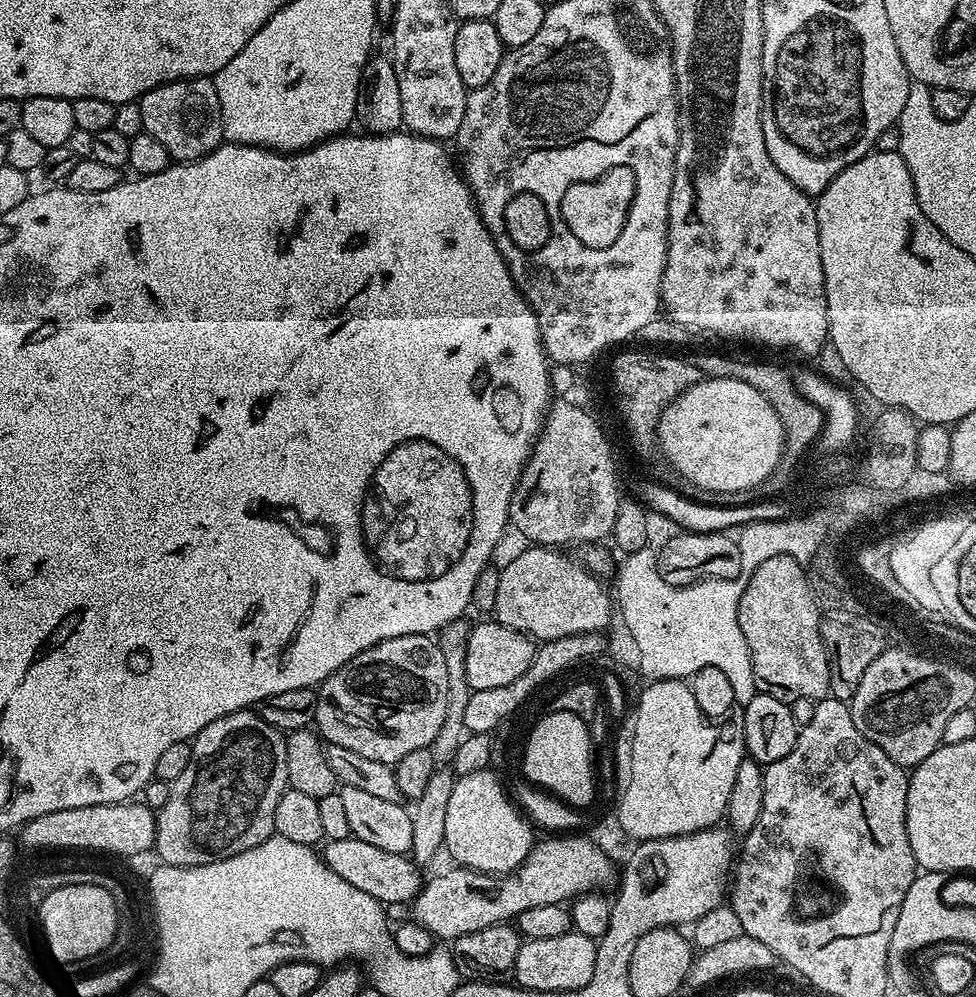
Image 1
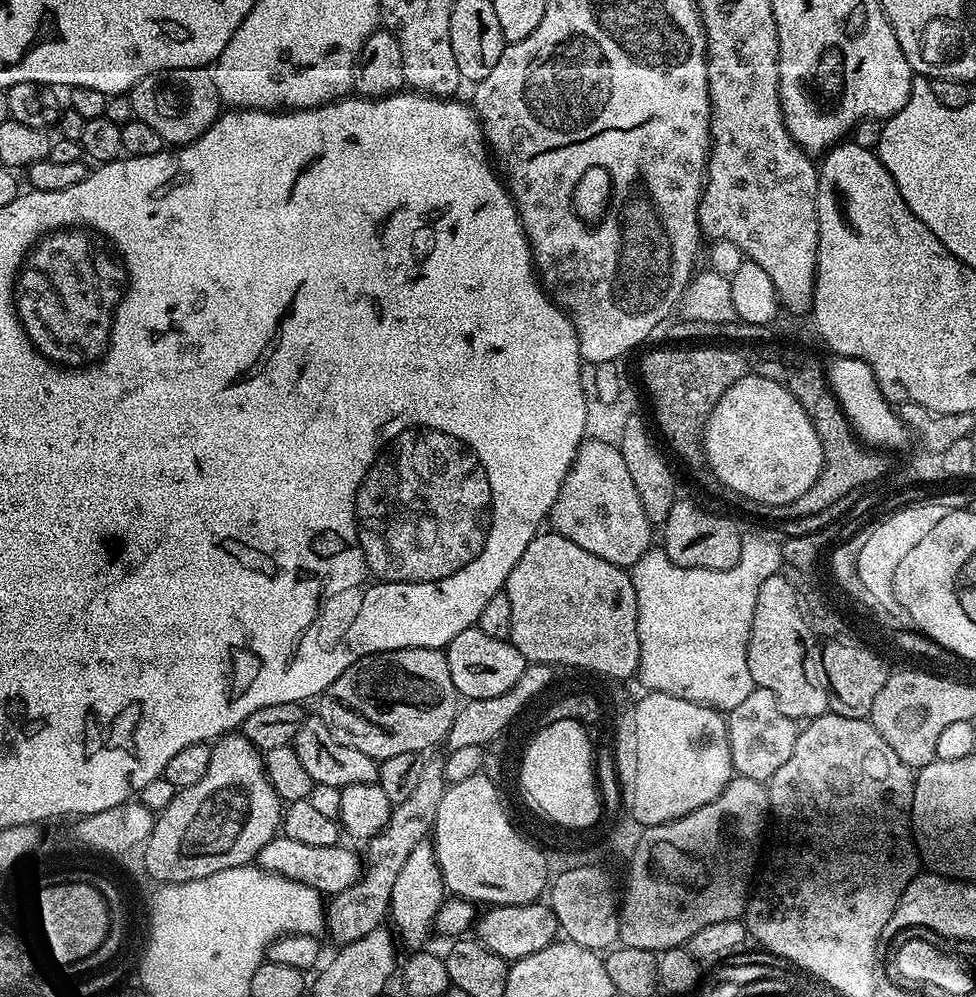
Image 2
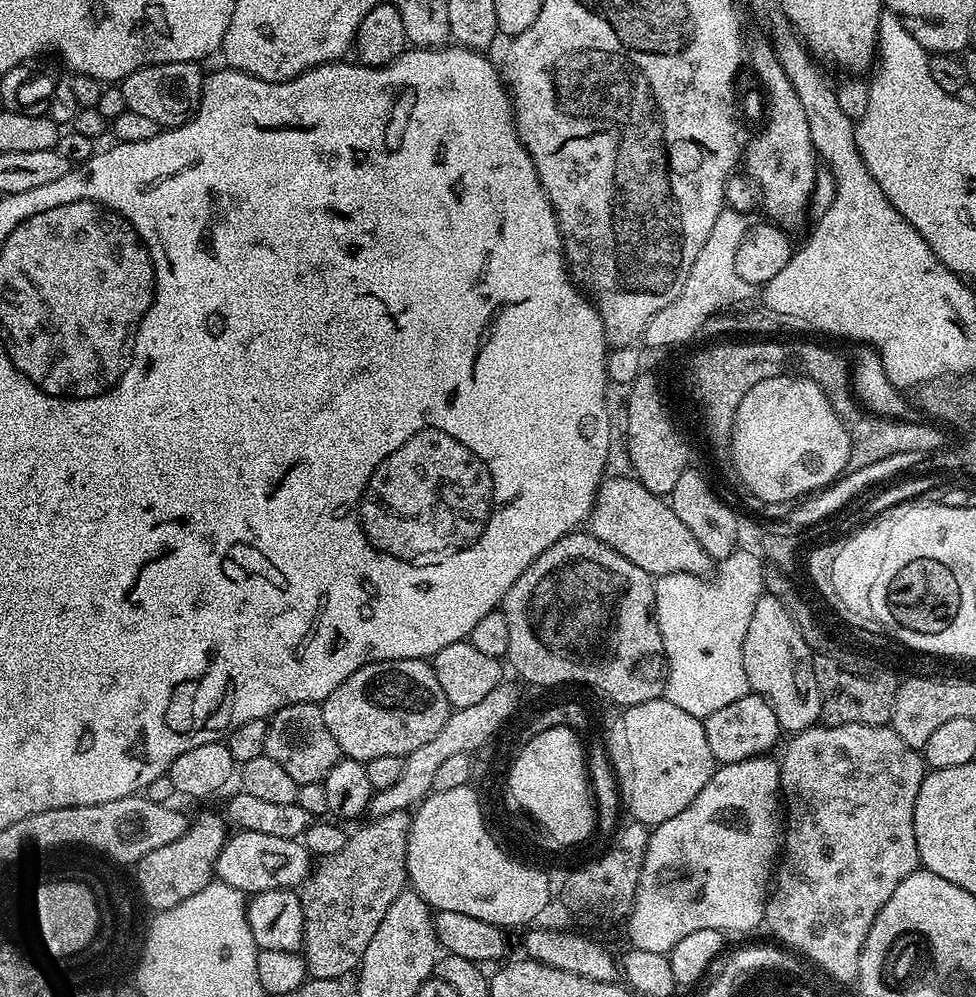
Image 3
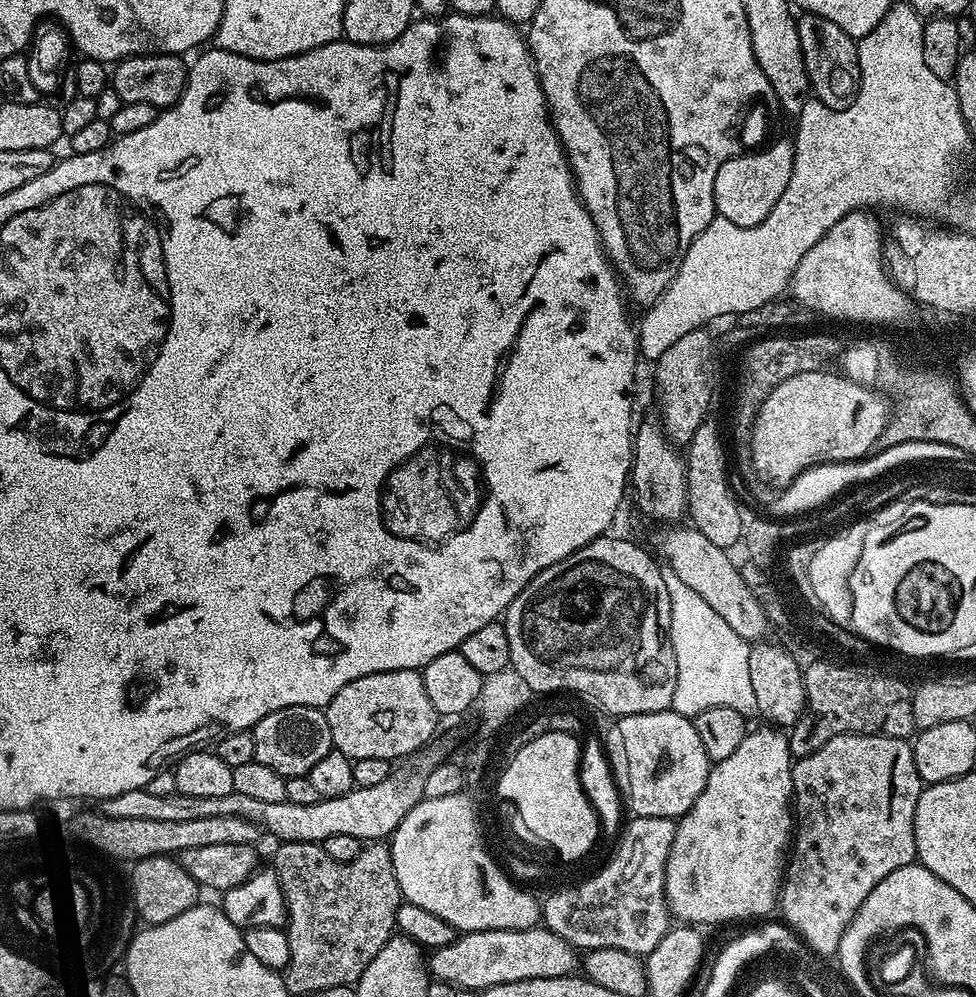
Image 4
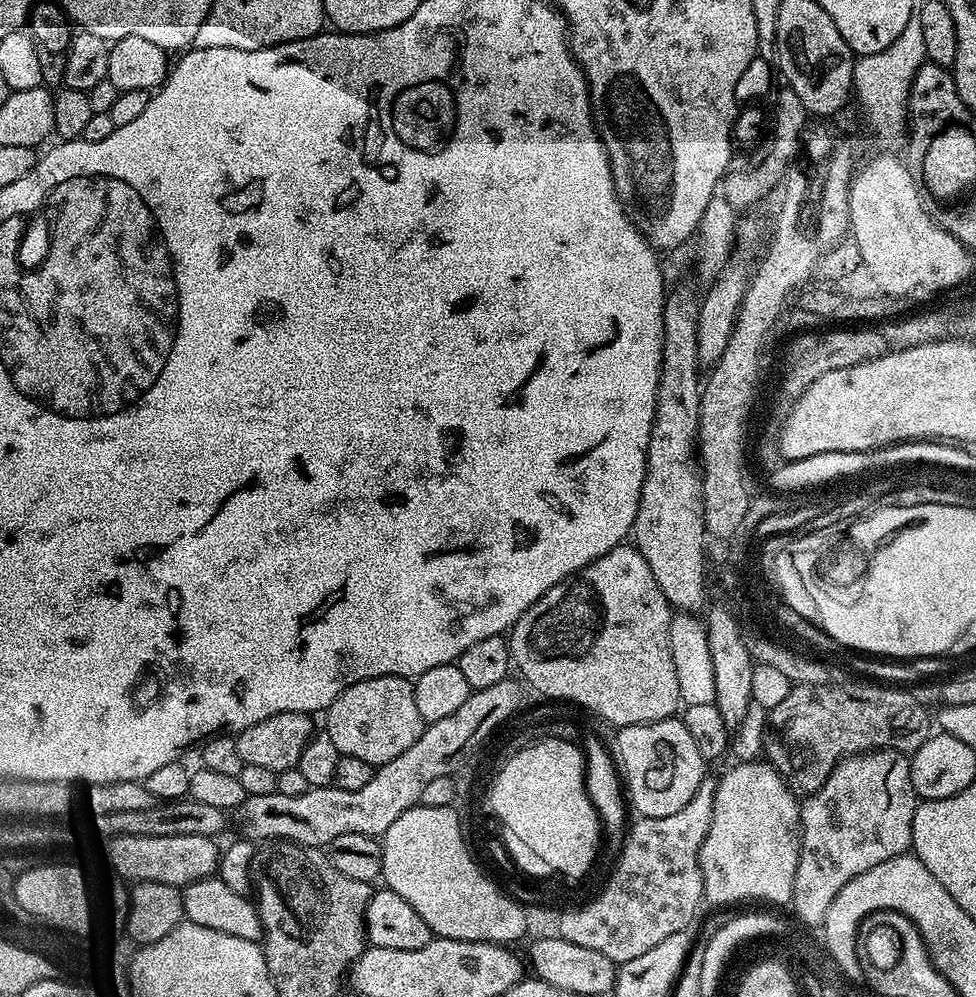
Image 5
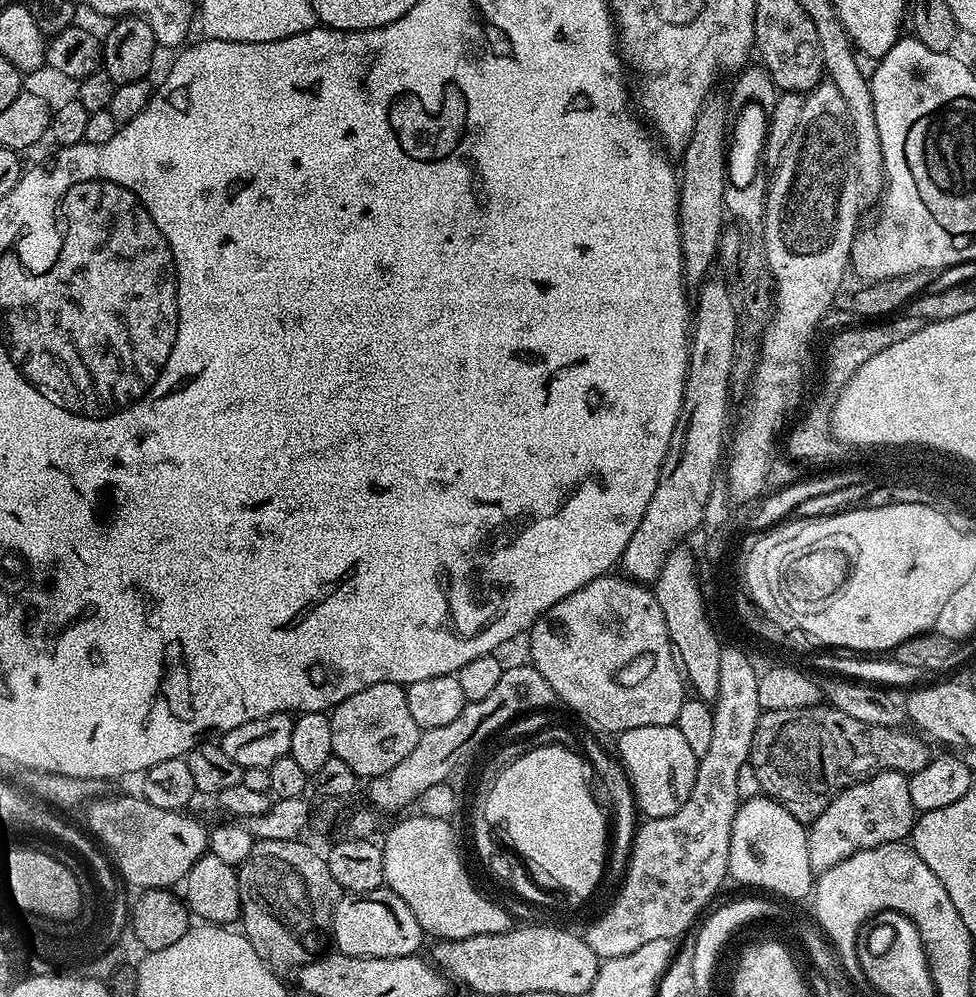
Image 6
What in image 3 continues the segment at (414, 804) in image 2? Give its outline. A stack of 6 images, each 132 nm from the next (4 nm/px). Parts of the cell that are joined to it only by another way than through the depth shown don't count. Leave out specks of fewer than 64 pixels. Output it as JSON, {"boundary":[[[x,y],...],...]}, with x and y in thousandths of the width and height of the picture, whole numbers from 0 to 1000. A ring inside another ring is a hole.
{"boundary":[[[417,813],[405,814],[384,819],[379,824],[365,836],[362,834],[357,840],[355,849],[350,849],[346,857],[327,860],[320,874],[316,876],[315,883],[306,888],[305,898],[311,918],[309,958],[316,966],[316,978],[321,983],[326,981],[348,983],[356,975],[364,976],[368,972],[371,957],[375,957],[375,949],[379,949],[379,941],[383,941],[383,933],[387,933],[387,925],[391,925],[395,913],[400,913],[400,905],[404,905],[404,901],[415,894],[418,882],[416,853],[422,818]]]}

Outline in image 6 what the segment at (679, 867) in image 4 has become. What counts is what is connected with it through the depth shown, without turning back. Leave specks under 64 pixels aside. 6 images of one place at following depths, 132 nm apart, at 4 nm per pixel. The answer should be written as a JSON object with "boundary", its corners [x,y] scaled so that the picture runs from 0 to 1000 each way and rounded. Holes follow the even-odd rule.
{"boundary":[[[782,796],[761,803],[754,814],[748,837],[746,879],[770,891],[796,895],[807,903],[831,900],[834,876],[830,869],[828,830],[805,808]]]}

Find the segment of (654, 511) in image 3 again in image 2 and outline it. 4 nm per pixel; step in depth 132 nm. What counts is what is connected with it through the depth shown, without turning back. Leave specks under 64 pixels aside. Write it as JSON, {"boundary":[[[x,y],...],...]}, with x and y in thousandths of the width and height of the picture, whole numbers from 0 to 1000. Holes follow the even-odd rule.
{"boundary":[[[599,440],[586,464],[586,470],[580,475],[578,488],[564,515],[565,533],[571,534],[576,540],[584,540],[584,544],[596,548],[596,552],[605,552],[605,556],[613,556],[626,566],[647,568],[655,562],[658,555],[669,549],[668,531],[670,526],[655,503],[650,482],[641,471],[641,466],[634,448],[620,442]]]}

